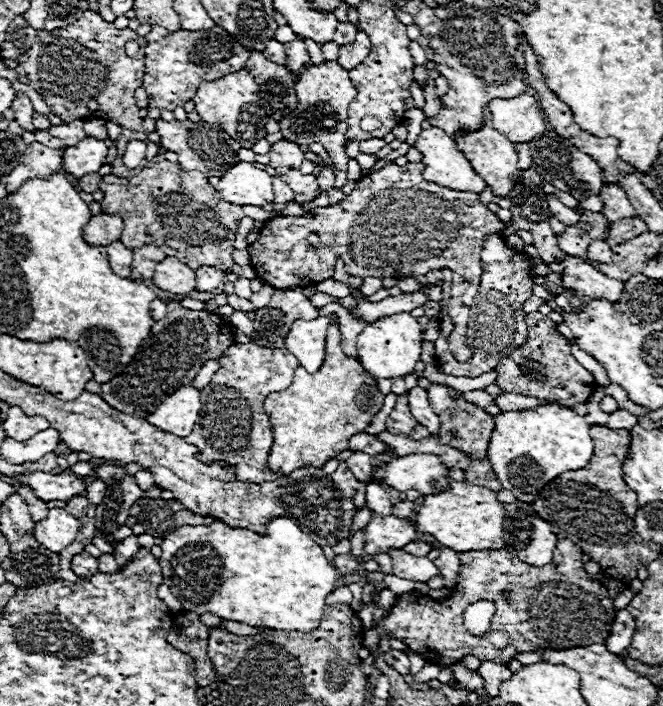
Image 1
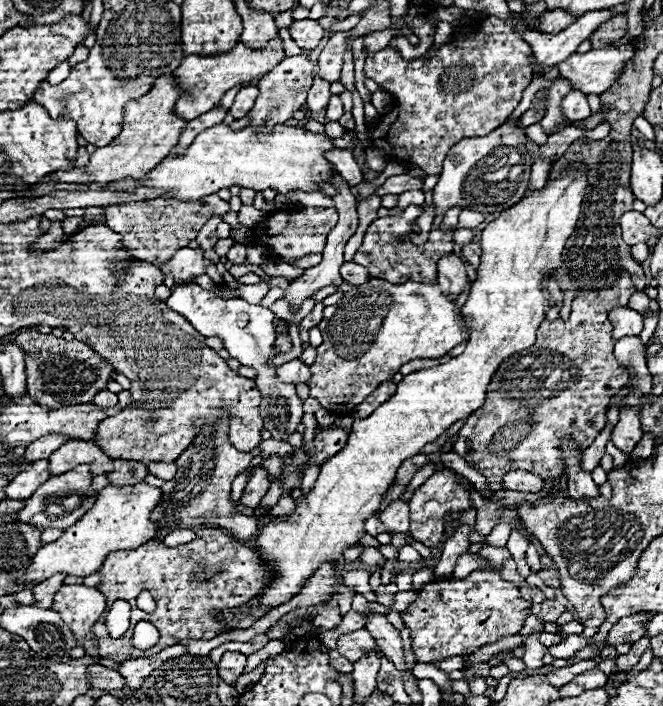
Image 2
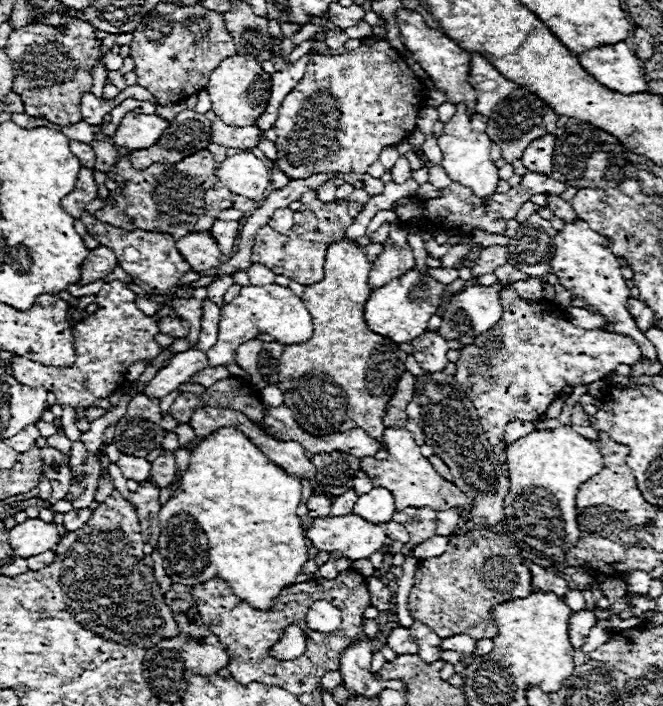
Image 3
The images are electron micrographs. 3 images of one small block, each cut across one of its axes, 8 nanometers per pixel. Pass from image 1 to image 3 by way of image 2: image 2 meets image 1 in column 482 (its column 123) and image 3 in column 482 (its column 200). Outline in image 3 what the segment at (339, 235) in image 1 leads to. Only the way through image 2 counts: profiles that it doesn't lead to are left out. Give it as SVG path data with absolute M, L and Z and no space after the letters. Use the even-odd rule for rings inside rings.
M528 172L522 178L522 182L518 186L510 188L510 192L506 192L506 194L492 194L488 198L476 198L476 194L472 194L472 190L468 190L466 186L460 186L458 182L452 182L448 188L442 190L442 198L424 200L420 204L410 202L404 206L396 206L394 212L400 216L400 222L404 222L408 226L412 224L420 230L426 230L430 224L432 228L442 228L448 232L462 232L462 234L468 234L474 228L484 228L486 232L502 234L506 228L506 222L516 216L520 206L526 200L530 200L530 196L534 196L534 194L562 194L566 188L568 186L564 182L558 182L550 176Z

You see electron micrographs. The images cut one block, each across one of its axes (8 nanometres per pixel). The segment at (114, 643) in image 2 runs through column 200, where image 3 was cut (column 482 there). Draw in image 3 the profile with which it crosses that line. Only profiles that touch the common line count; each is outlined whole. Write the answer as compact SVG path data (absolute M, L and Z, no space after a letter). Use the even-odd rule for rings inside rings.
M474 528L458 534L456 544L448 542L448 550L442 556L418 562L414 588L408 596L408 610L414 620L430 626L440 638L468 634L470 638L486 640L498 634L490 616L492 606L524 598L530 590L530 570L514 540L500 532Z

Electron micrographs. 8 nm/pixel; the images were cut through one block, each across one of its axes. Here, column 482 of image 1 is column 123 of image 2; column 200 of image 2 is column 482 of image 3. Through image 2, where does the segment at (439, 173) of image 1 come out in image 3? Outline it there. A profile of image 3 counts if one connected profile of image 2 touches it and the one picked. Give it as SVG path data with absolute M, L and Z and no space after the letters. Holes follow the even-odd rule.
M464 104L456 106L456 114L450 122L444 124L444 130L438 138L438 146L442 150L442 168L446 170L448 178L454 182L460 182L462 186L468 186L476 196L486 198L496 192L498 186L498 168L494 160L490 158L490 138L484 132L474 132L470 128L470 116L468 108Z

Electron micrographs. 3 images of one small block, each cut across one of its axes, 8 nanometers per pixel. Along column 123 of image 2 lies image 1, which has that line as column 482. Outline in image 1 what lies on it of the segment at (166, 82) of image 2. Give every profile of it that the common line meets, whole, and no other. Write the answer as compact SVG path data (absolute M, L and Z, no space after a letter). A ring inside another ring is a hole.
M488 108L484 110L484 126L482 126L482 130L468 132L468 134L456 134L454 138L456 138L456 144L460 146L460 150L464 152L464 156L470 160L476 174L480 174L480 178L484 178L484 182L492 188L494 196L508 198L512 188L514 188L514 176L518 174L518 158L516 158L514 144L508 138L504 138L504 134L500 134L492 126L492 118L490 118Z

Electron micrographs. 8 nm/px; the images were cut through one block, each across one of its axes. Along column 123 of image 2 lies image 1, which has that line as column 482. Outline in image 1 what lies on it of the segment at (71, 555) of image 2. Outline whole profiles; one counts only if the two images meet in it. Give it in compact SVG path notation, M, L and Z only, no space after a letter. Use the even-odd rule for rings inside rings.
M452 480L450 490L424 496L424 504L416 514L416 530L432 534L442 546L452 548L456 552L470 550L502 550L504 548L504 504L496 500L496 492L470 484Z

